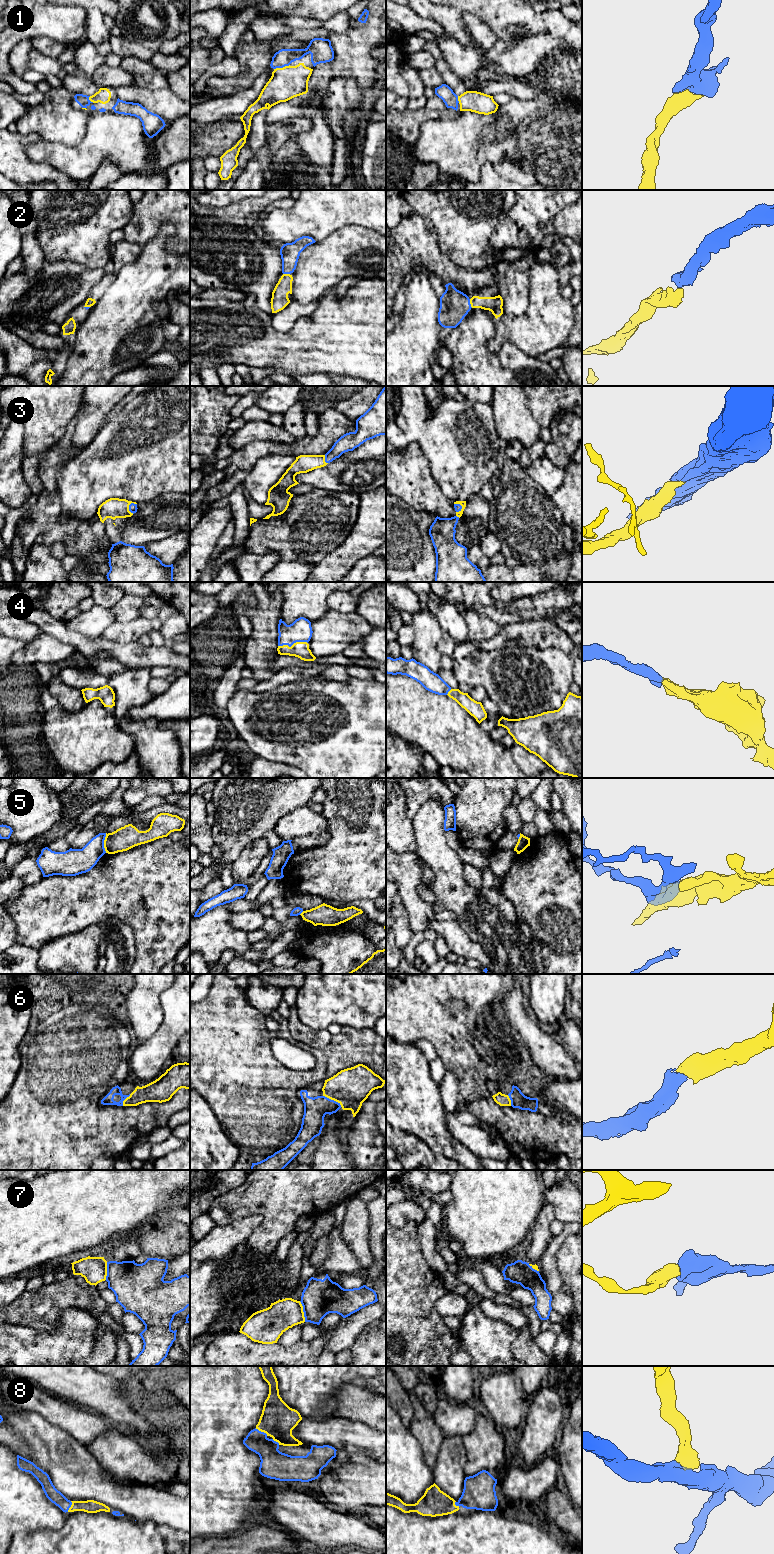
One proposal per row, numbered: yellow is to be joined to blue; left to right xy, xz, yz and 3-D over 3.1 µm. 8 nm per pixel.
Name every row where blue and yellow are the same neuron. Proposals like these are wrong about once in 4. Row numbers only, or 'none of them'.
1, 2, 3, 4, 6, 8

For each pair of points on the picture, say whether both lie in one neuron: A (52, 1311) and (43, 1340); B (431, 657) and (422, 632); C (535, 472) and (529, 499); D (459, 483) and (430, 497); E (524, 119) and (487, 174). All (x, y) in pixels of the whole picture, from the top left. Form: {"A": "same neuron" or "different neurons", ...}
{"A": "different neurons", "B": "same neuron", "C": "different neurons", "D": "different neurons", "E": "different neurons"}

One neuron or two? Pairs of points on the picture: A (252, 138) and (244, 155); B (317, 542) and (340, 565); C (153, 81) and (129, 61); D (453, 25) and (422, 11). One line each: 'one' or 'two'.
A: one
B: two
C: one
D: one

